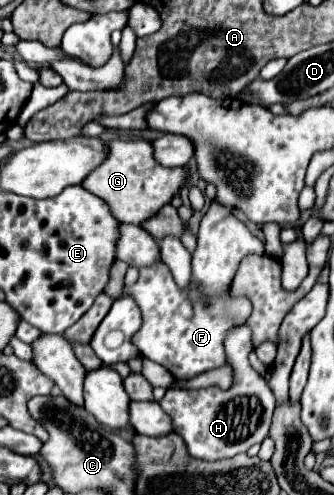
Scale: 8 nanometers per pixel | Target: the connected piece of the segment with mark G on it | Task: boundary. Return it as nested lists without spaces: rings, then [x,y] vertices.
[[[110,140],[110,154],[88,178],[84,178],[82,186],[92,194],[104,198],[112,206],[112,214],[126,224],[142,224],[148,218],[156,216],[162,206],[170,204],[170,200],[180,192],[180,186],[188,184],[188,170],[186,168],[166,168],[156,162],[154,148],[146,140]]]

